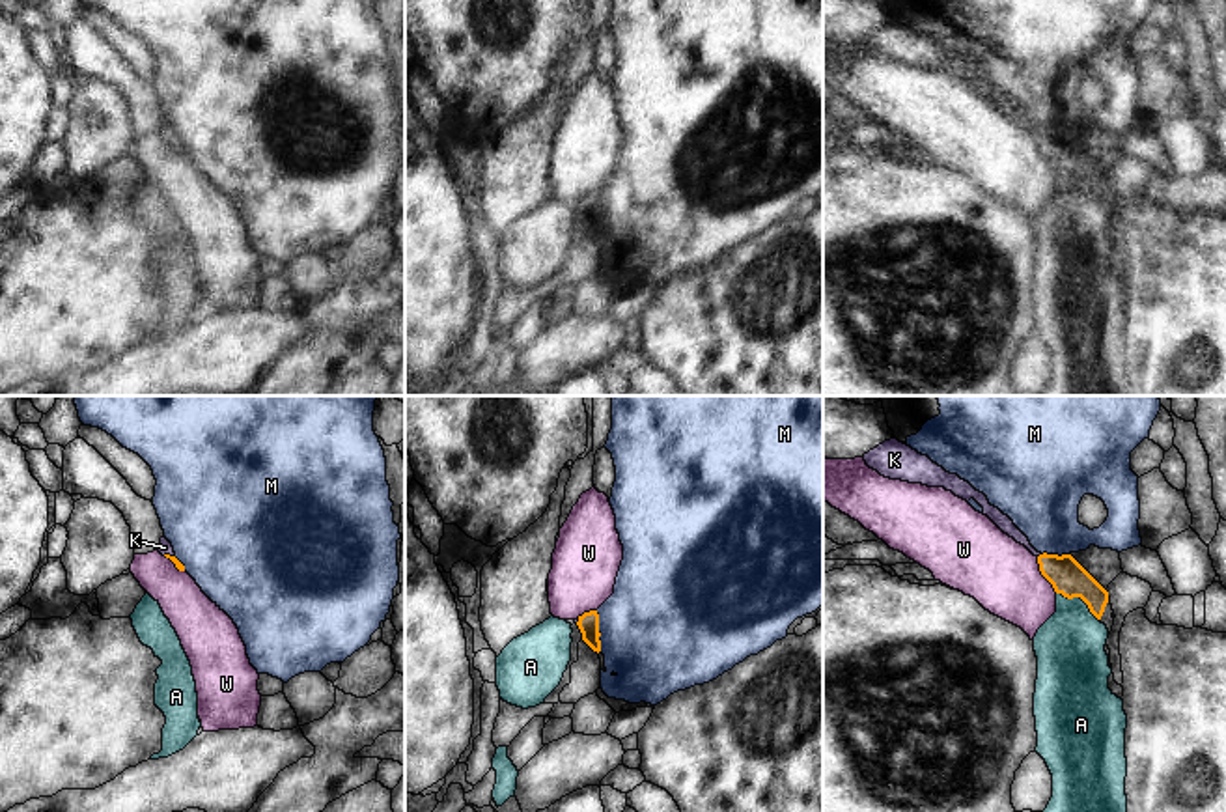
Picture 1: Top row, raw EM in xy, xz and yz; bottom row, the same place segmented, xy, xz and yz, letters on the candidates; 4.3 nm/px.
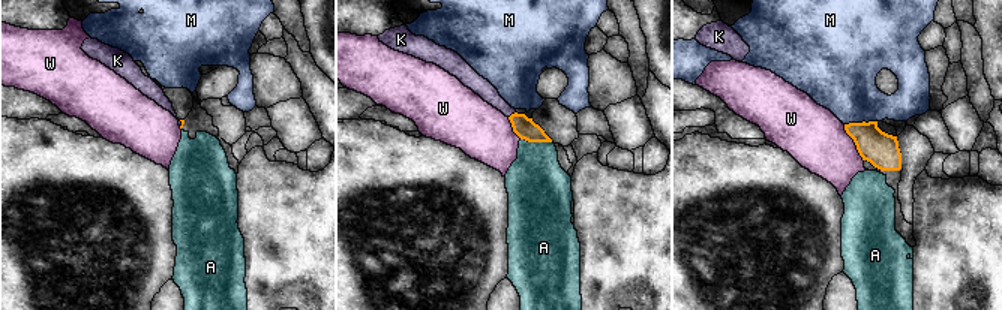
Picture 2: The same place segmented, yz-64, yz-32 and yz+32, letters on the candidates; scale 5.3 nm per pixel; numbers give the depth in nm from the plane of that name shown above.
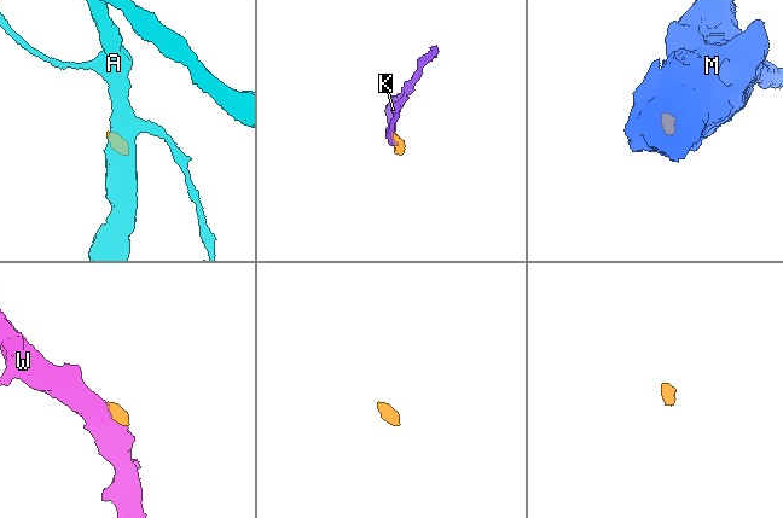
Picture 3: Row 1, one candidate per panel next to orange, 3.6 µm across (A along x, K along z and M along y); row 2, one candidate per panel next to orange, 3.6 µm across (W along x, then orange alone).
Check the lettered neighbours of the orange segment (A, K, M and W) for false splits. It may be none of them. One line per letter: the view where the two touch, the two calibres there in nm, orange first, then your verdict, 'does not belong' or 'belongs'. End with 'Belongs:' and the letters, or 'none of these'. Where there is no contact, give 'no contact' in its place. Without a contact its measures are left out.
A: meets orange in yz; 160 nm thick on the orange side, 300 nm on the other; does not belong
K: meets orange in xy; 40 nm thick on the orange side, 60 nm on the other; belongs
M: meets orange in xz; 90 nm thick on the orange side, 480 nm on the other; does not belong
W: meets orange in yz; 160 nm thick on the orange side, 320 nm on the other; does not belong
Belongs: K

